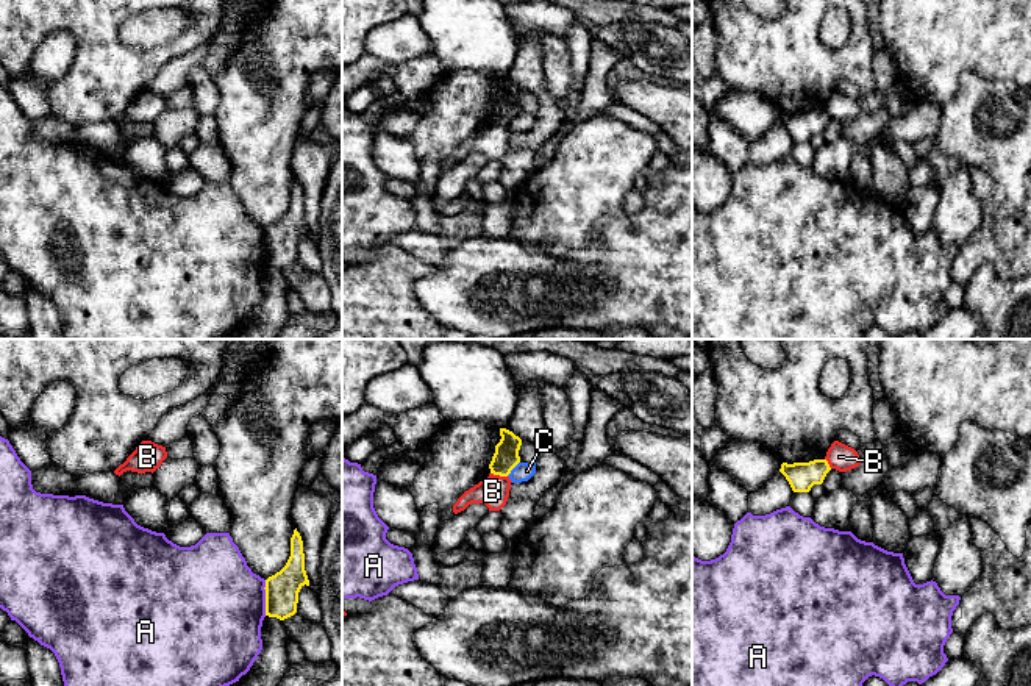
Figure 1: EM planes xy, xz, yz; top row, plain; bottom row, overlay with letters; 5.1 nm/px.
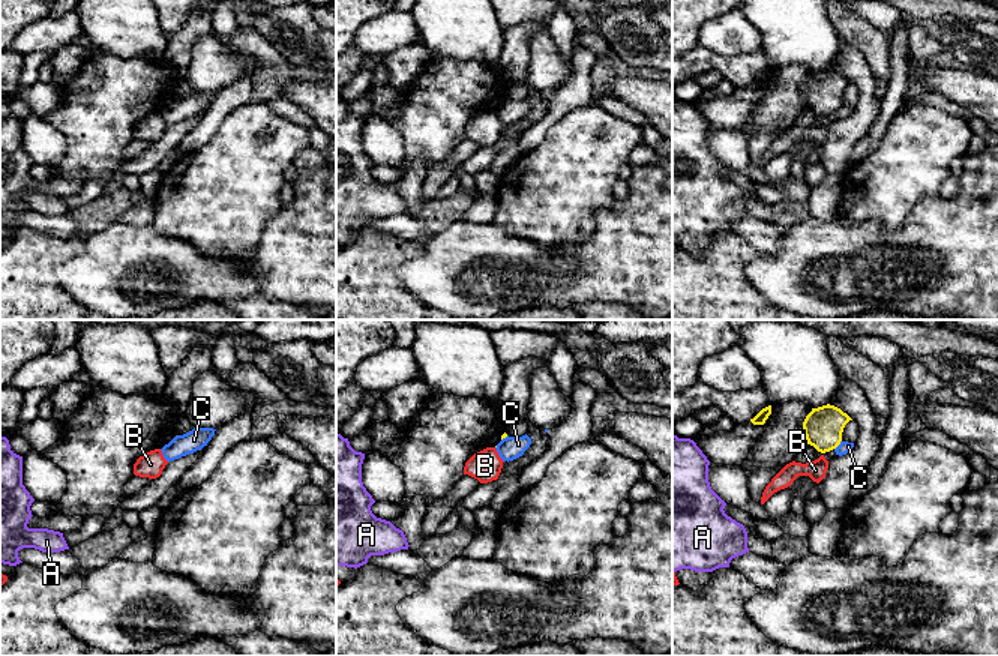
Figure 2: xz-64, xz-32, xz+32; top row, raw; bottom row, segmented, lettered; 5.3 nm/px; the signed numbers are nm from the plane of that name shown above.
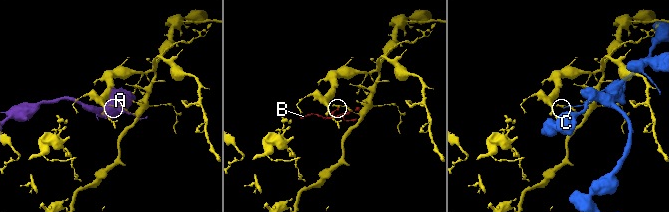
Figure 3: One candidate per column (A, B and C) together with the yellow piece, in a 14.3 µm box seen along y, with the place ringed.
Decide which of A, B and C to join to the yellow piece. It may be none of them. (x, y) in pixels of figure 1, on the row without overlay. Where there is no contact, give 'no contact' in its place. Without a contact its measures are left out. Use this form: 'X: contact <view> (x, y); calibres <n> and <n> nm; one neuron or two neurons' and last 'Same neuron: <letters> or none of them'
A: contact xy (266, 247); calibres 180 and 480 nm; two neurons
B: contact xz (499, 124); calibres 130 and 160 nm; two neurons
C: contact xz (513, 117); calibres 130 and 100 nm; two neurons
Same neuron: none of them

